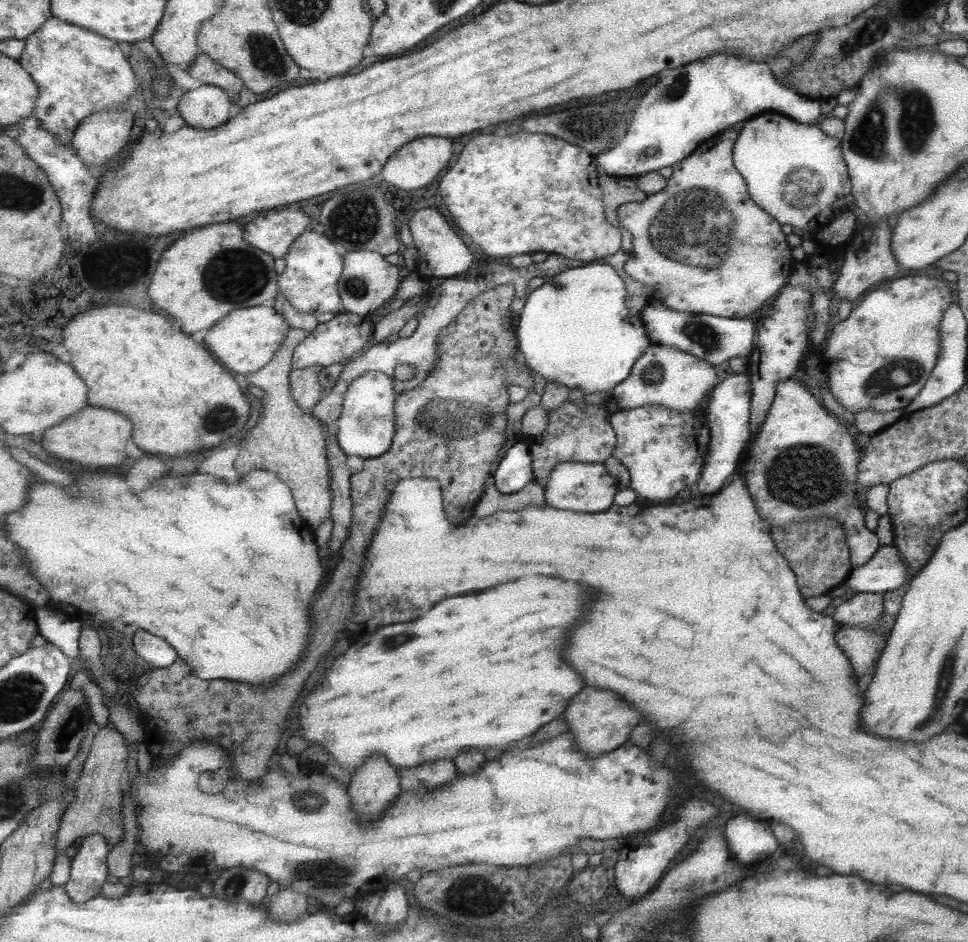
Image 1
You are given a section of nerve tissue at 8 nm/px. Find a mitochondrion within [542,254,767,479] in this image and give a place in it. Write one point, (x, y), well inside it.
(703, 335)

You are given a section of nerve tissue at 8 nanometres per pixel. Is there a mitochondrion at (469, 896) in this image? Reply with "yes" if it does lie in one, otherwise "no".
yes

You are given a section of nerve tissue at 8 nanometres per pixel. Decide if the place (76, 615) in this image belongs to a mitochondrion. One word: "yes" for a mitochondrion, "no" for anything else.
no

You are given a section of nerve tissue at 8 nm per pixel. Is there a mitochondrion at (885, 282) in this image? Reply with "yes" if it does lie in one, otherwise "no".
no

